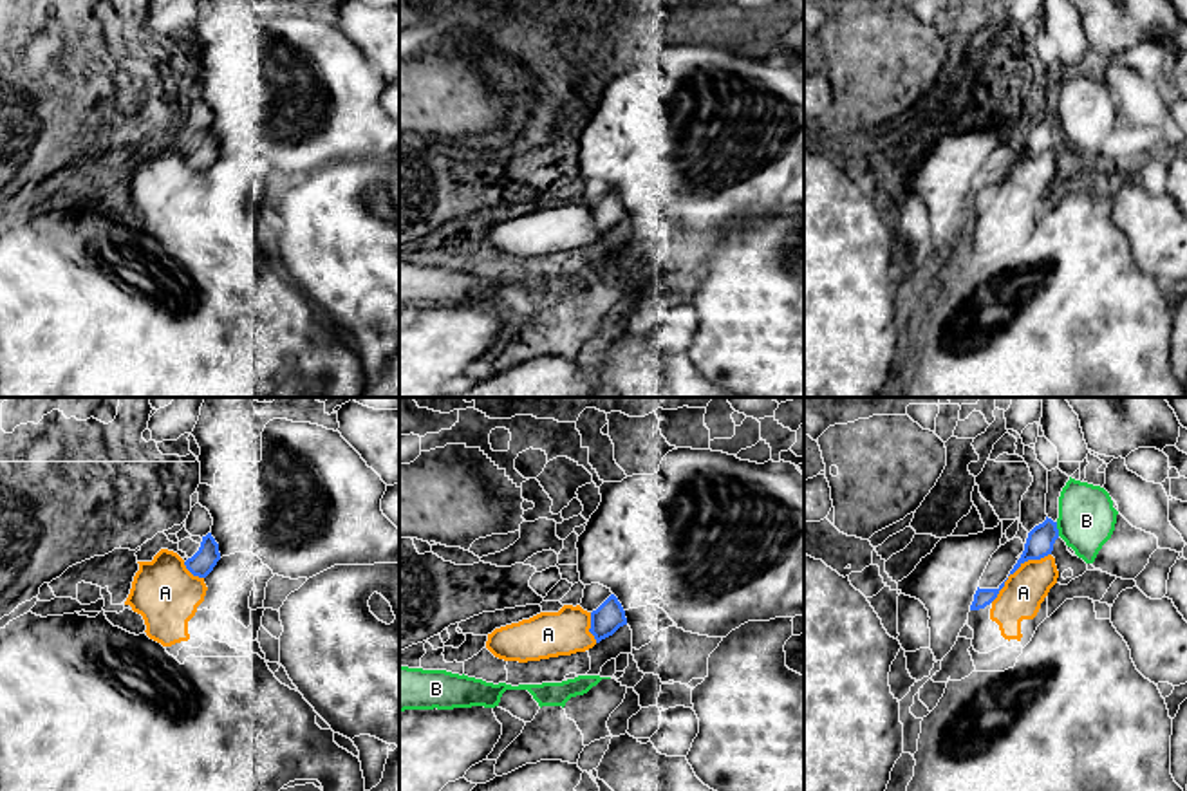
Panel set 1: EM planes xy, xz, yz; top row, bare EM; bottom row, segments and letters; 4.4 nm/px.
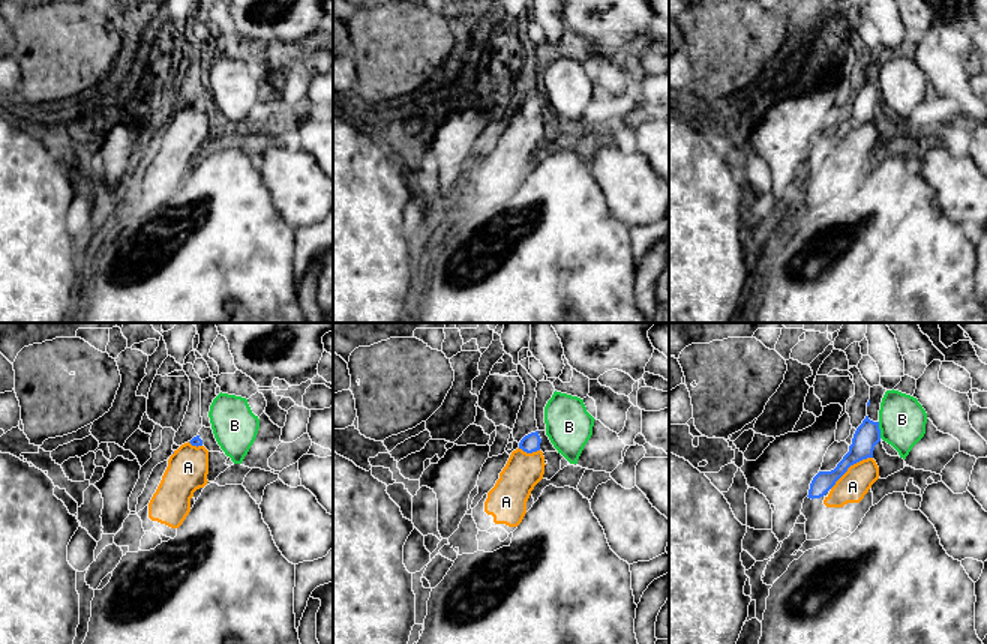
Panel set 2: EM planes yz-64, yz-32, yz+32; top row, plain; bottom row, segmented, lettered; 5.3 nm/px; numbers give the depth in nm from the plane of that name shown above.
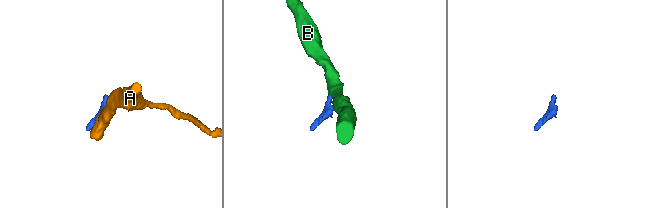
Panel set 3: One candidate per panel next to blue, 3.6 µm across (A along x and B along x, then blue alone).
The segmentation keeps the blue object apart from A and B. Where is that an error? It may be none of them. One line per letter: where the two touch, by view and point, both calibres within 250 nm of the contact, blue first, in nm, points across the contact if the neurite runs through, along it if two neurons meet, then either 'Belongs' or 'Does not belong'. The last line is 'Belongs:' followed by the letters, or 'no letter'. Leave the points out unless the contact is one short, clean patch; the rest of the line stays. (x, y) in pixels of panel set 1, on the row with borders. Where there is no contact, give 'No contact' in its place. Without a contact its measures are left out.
A: Touches blue at yz (1016, 569). Thickness 120 nm (blue) against 190 nm. Path across: yz (1041, 539), (1037, 549), (1016, 569), (1023, 576), (1023, 593). Belongs
B: Touches blue at yz (1057, 530). Thickness 120 nm (blue) against 260 nm. Boundary: yz (1056, 522), (1059, 535). Does not belong
Belongs: A

